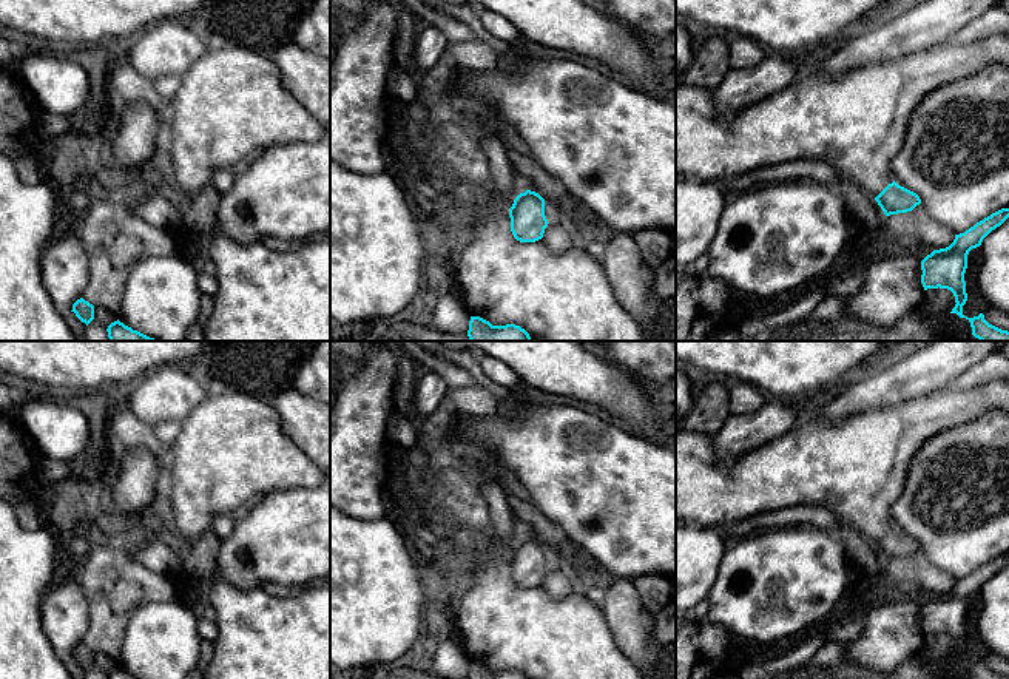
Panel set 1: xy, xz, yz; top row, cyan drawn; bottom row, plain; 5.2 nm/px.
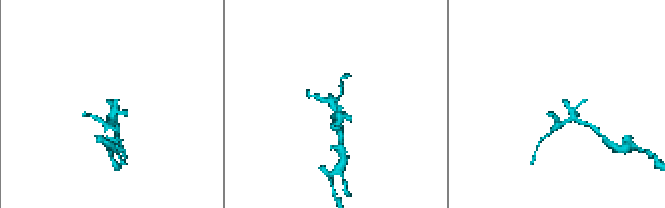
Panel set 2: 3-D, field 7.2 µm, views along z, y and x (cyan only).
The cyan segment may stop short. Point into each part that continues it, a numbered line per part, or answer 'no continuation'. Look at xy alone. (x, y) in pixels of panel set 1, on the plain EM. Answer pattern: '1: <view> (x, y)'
no continuation

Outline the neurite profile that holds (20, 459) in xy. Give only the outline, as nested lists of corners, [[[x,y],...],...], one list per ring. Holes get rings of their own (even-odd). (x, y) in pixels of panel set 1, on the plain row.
[[[0,417],[0,498],[12,505],[20,525],[26,529],[43,525],[37,505],[29,498],[35,489],[43,457],[19,423]]]

